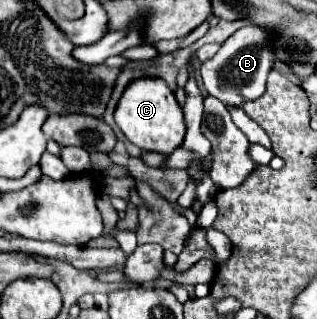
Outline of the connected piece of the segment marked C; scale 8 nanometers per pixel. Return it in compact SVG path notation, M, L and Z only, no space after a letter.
M136 79L132 81L114 113L116 125L122 129L126 139L140 147L142 151L156 151L160 155L170 155L184 139L184 115L174 93L162 79Z

